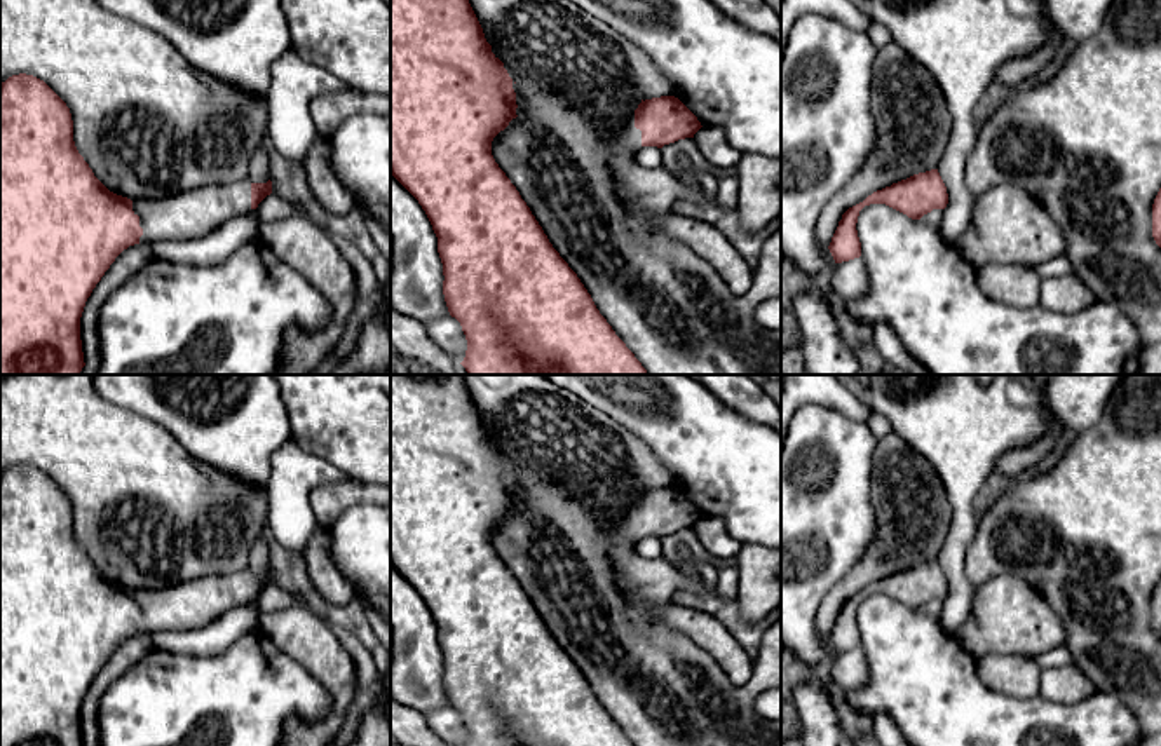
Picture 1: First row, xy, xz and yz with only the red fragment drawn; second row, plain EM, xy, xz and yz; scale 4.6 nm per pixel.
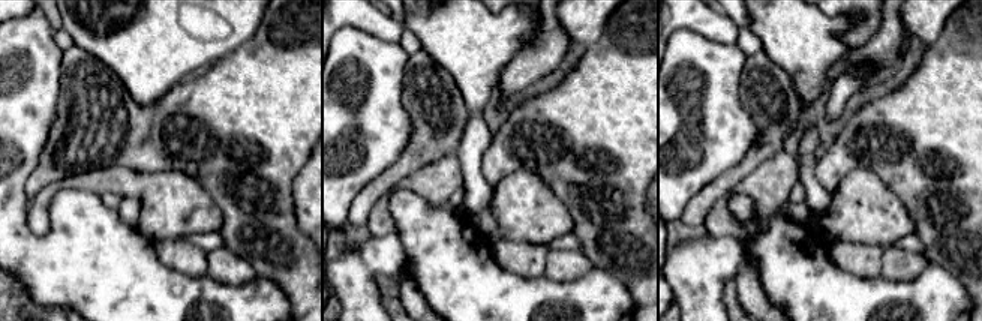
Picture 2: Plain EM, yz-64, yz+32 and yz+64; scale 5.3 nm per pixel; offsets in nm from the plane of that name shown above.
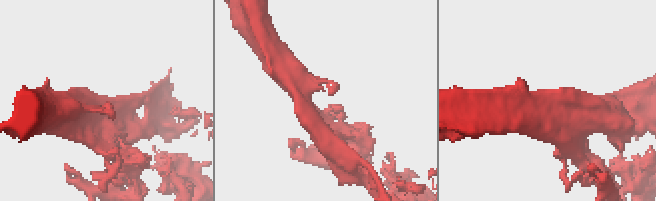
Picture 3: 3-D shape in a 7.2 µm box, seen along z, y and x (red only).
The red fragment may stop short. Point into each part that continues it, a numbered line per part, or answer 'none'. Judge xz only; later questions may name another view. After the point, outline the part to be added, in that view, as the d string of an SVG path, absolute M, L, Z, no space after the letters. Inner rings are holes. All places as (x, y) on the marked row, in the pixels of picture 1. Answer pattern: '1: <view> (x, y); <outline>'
1: xz (630, 136); M629 113L624 125L615 131L619 143L636 153L642 148L642 131L635 127L635 113Z

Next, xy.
1: xy (185, 215); M251 180L206 185L160 199L134 199L132 211L143 228L141 244L197 239L251 211Z

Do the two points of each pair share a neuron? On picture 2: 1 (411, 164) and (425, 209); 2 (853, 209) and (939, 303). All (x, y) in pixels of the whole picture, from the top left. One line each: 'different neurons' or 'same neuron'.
1: different neurons
2: different neurons

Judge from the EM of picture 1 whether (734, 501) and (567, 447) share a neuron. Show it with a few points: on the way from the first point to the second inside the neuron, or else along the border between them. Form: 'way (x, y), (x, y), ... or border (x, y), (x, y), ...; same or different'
border (651, 450), (672, 474), (675, 485); different

